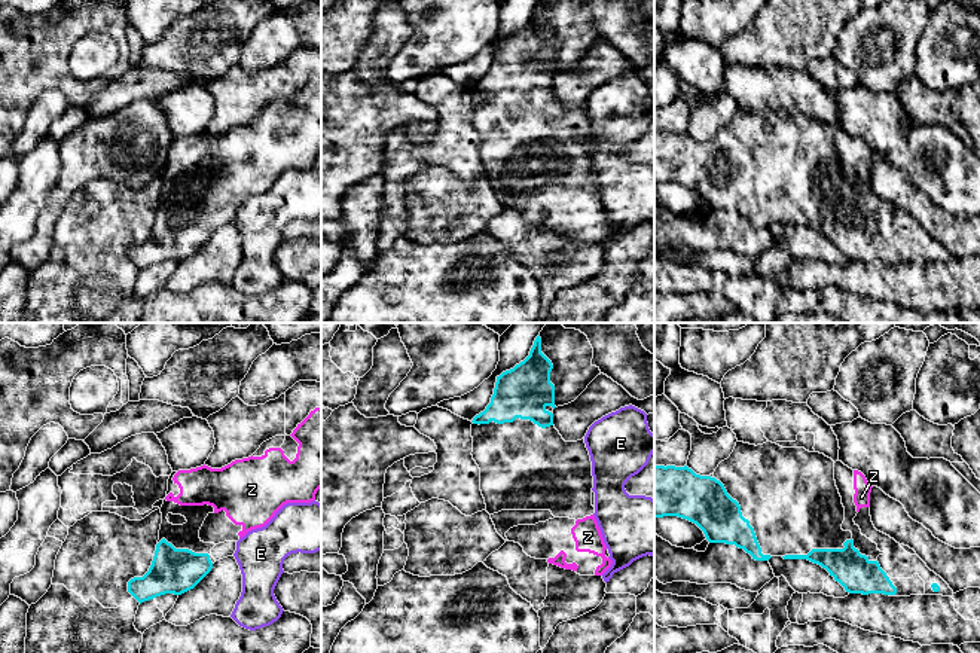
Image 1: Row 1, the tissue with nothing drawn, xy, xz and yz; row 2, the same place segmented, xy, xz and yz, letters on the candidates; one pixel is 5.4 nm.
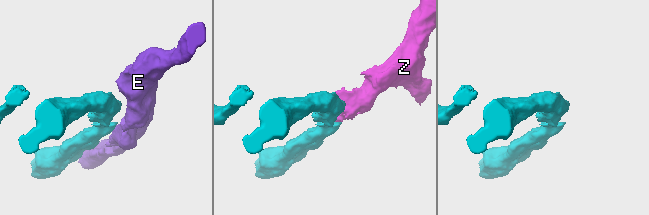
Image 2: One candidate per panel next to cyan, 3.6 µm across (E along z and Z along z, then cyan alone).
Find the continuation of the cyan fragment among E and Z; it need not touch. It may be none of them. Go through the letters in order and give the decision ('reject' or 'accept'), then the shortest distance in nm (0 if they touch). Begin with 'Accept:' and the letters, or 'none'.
Accept: Z
E: reject; 130 nm apart
Z: accept; 160 nm apart

